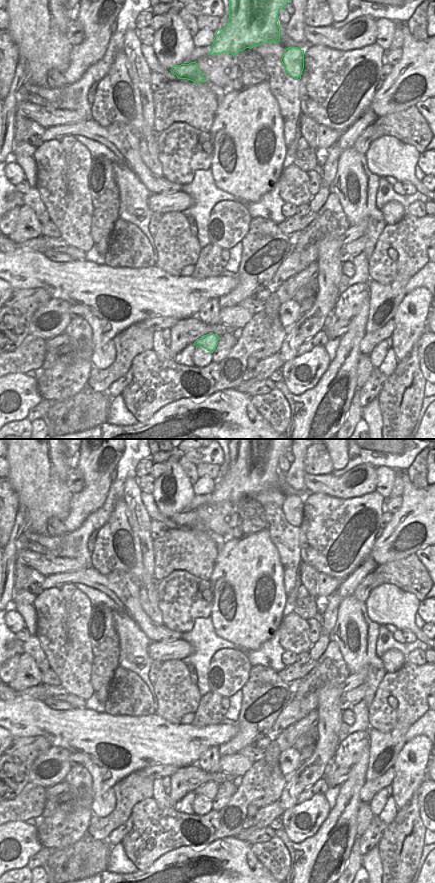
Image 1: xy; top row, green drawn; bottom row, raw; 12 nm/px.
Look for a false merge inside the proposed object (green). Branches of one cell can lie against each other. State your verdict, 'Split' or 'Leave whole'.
Leave whole.

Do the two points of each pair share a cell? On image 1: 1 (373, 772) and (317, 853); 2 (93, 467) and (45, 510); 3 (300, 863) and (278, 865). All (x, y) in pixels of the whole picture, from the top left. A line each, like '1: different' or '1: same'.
1: different
2: different
3: different

